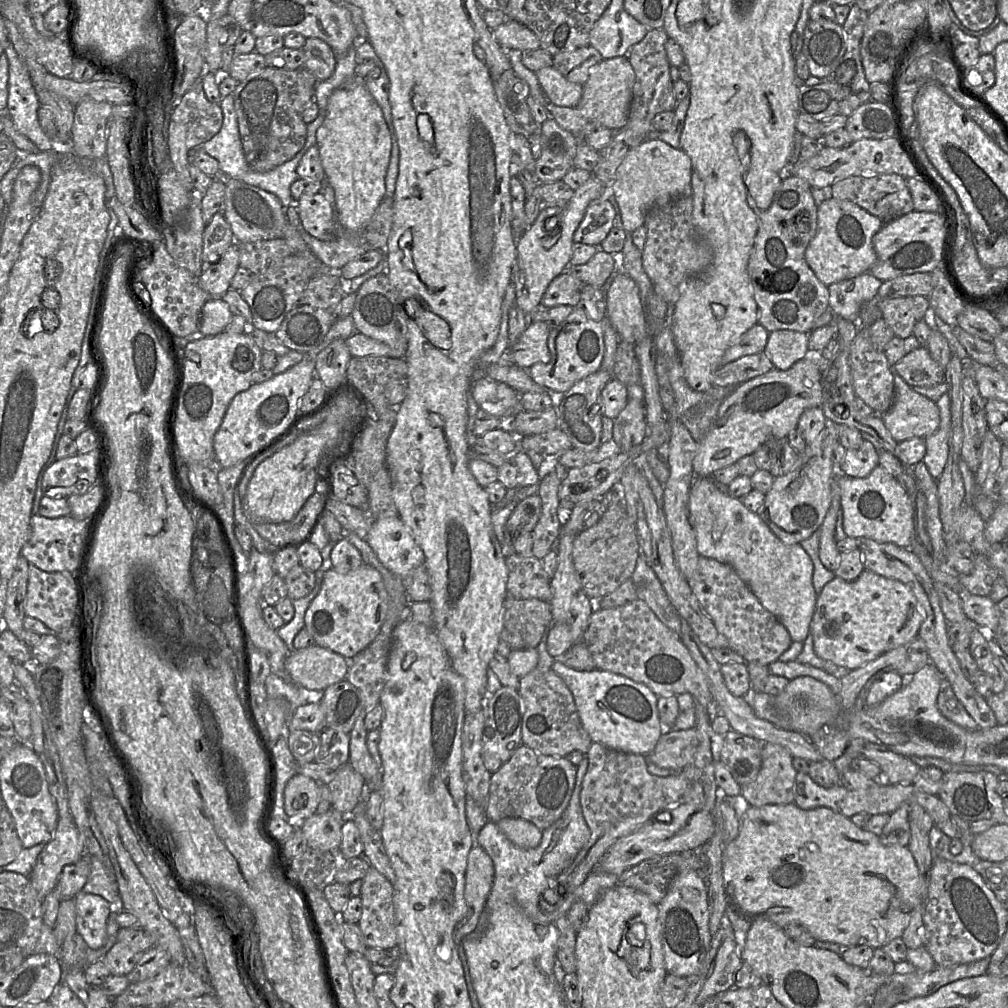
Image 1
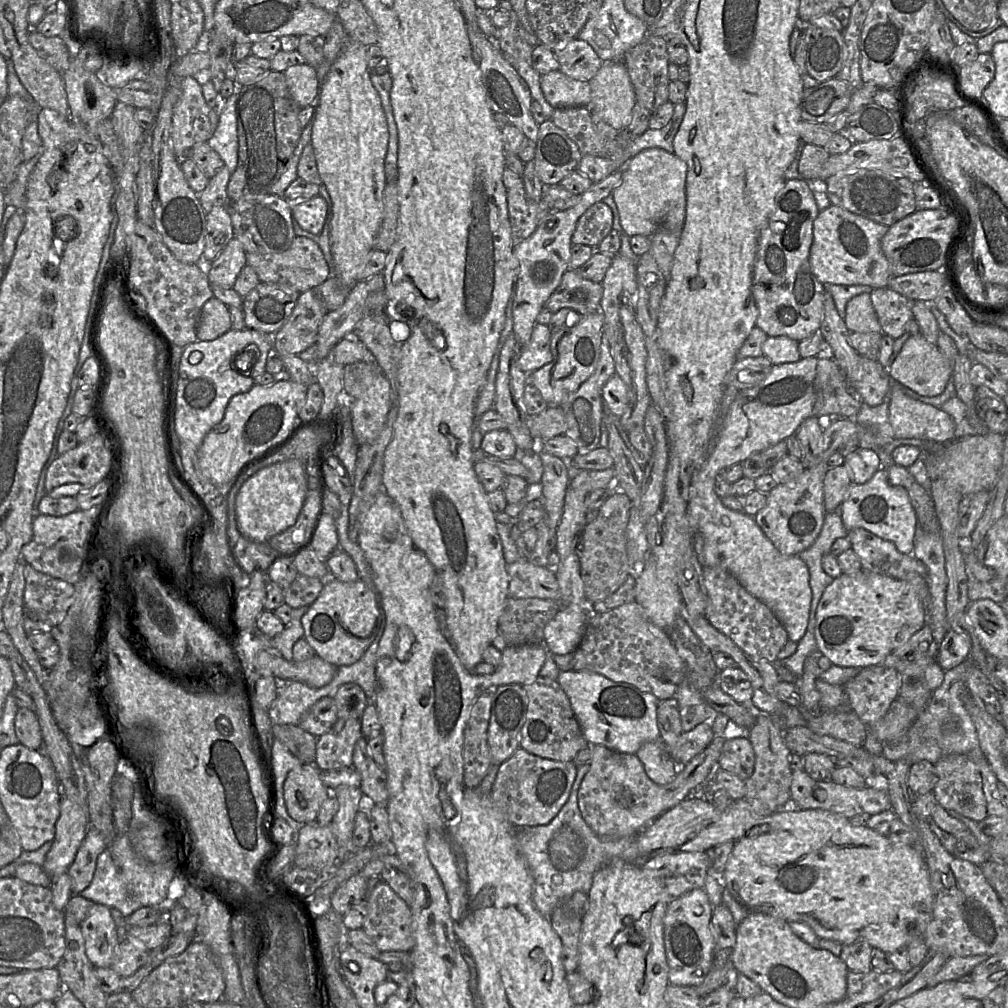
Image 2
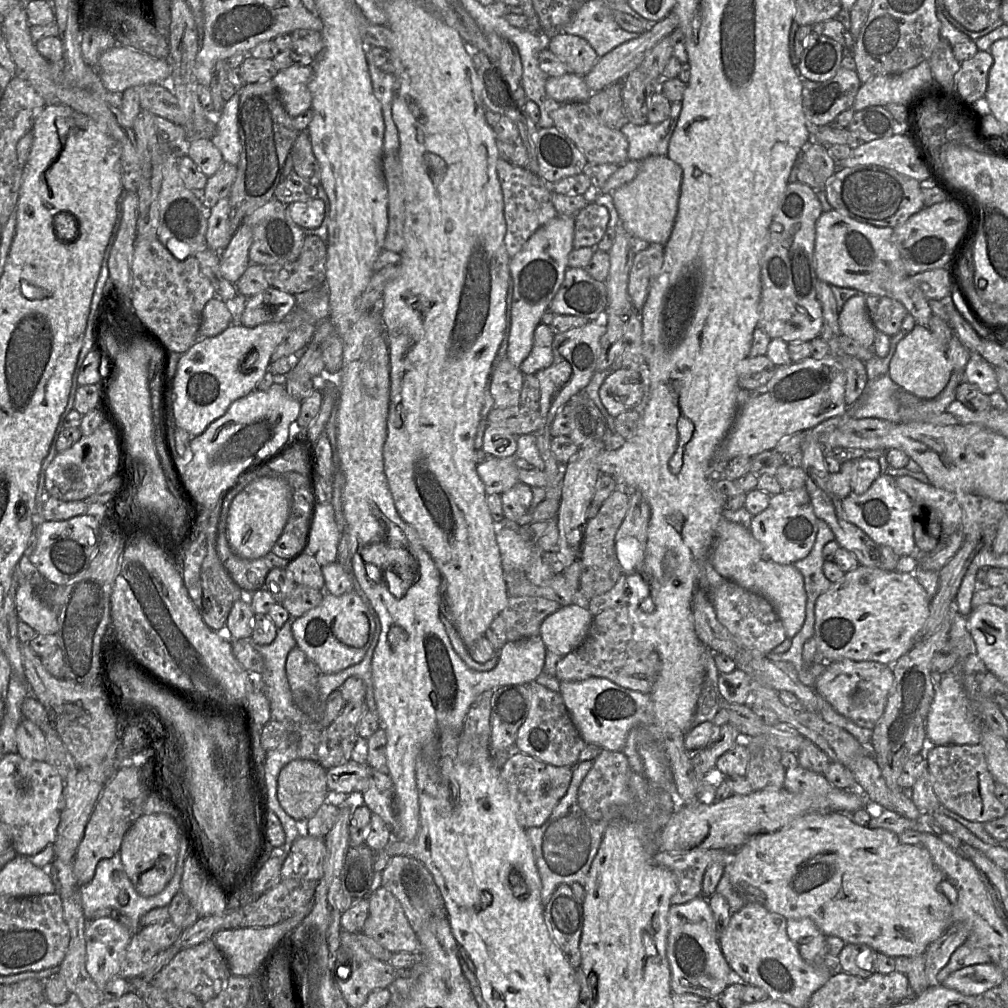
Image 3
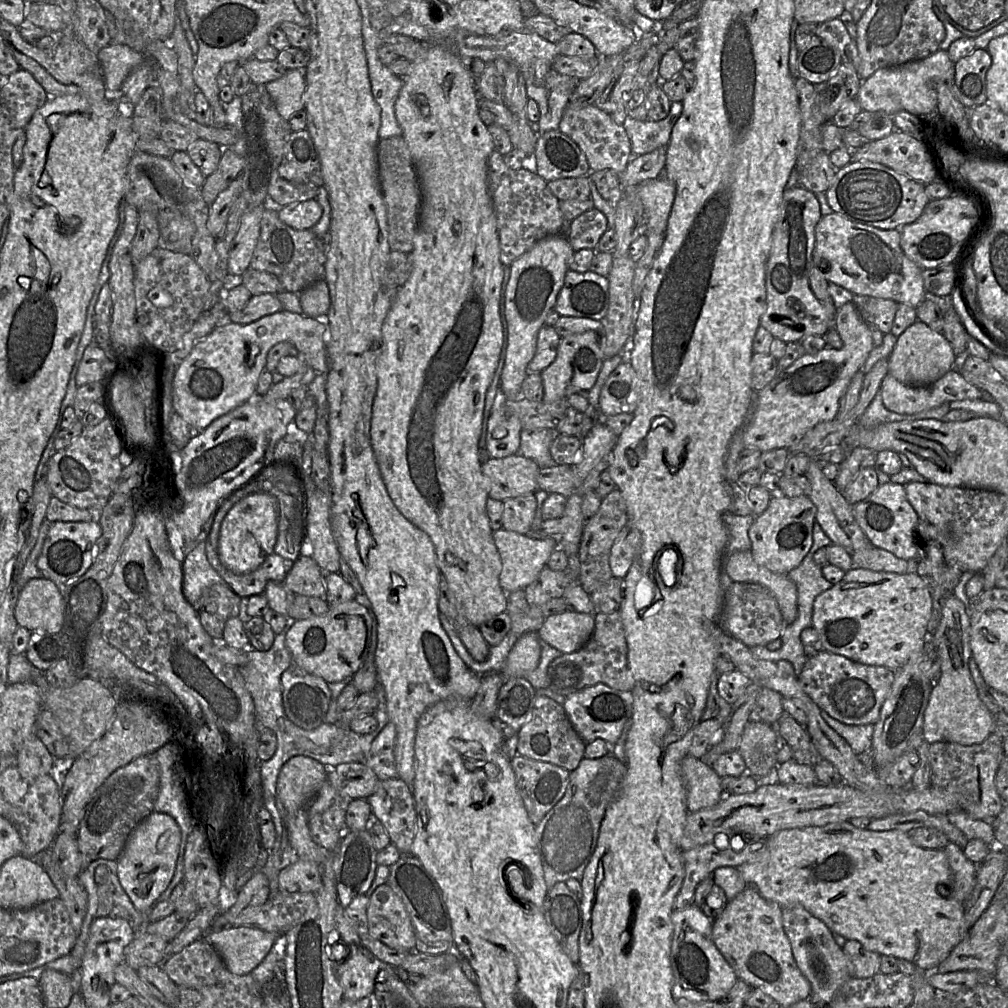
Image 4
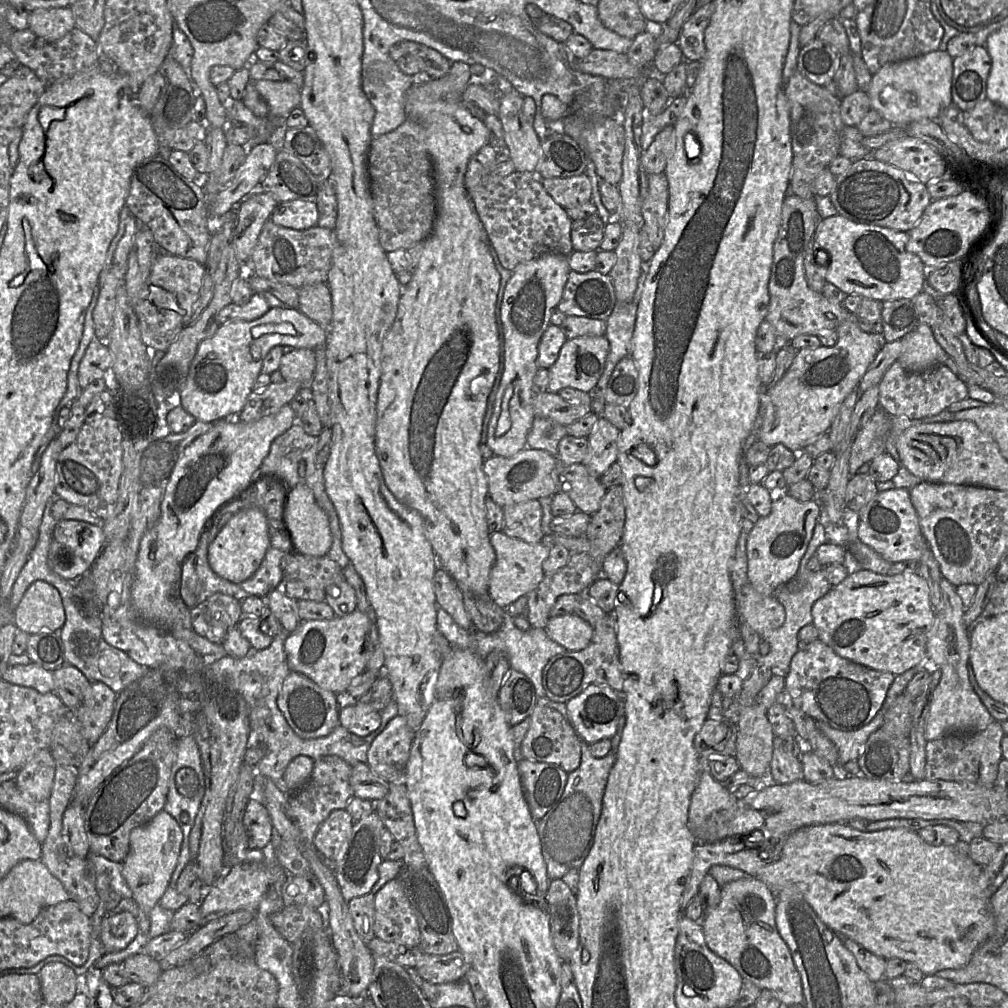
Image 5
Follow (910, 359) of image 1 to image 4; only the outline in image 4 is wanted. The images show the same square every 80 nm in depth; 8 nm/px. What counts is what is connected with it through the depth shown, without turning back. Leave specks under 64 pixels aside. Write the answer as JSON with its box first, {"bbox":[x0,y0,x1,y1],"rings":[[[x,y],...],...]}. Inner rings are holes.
{"bbox":[888,320,955,387],"rings":[[[917,320],[898,338],[895,347],[888,357],[888,373],[899,382],[911,387],[928,386],[955,365],[955,354],[942,333],[938,333],[923,322]]]}

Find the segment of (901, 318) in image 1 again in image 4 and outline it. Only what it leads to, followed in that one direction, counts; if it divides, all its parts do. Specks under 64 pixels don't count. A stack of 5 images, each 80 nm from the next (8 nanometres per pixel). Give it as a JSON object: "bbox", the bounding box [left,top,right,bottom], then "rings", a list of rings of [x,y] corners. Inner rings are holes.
{"bbox":[852,295,898,334],"rings":[[[854,295],[852,302],[866,323],[877,327],[883,334],[890,333],[898,303],[863,295]]]}

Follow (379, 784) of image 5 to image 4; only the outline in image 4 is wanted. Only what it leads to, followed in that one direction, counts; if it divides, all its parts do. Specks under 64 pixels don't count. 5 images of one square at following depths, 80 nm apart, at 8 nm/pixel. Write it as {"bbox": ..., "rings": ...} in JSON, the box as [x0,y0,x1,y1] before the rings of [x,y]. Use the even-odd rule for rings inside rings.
{"bbox":[328,762,379,799],"rings":[[[349,762],[329,768],[328,779],[345,798],[366,799],[376,789],[379,778],[366,764]]]}

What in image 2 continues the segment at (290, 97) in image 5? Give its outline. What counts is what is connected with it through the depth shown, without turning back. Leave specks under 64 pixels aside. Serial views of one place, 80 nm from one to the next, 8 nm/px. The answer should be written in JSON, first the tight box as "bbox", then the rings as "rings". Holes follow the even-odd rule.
{"bbox":[284,64,319,109],"rings":[[[301,64],[284,71],[290,94],[296,104],[303,109],[306,106],[316,106],[319,94],[319,81],[316,68]]]}

